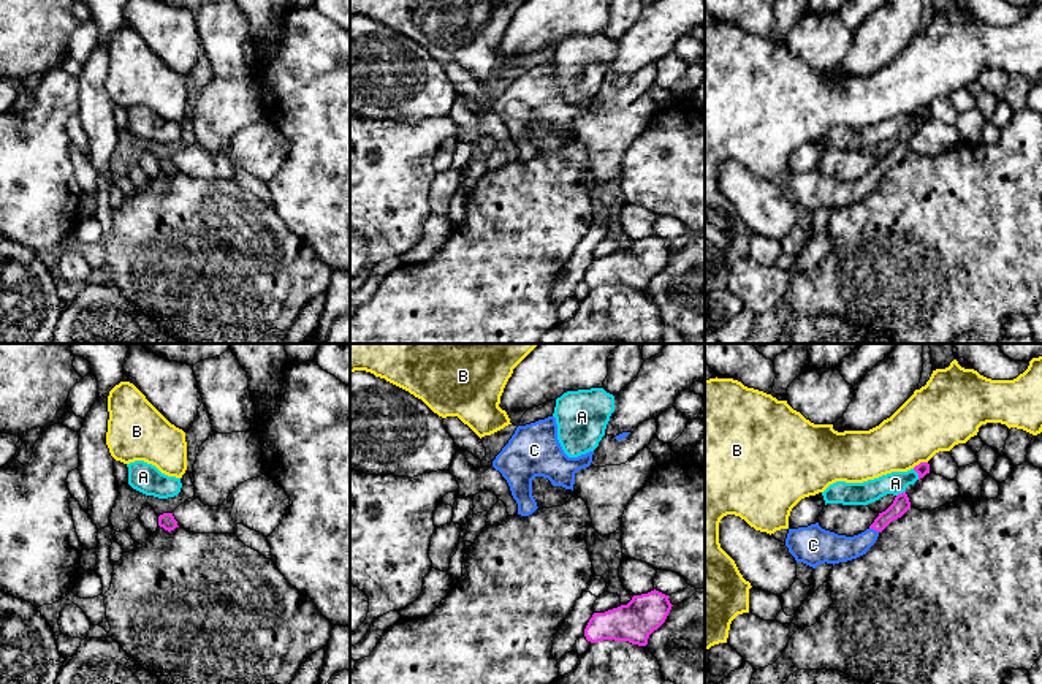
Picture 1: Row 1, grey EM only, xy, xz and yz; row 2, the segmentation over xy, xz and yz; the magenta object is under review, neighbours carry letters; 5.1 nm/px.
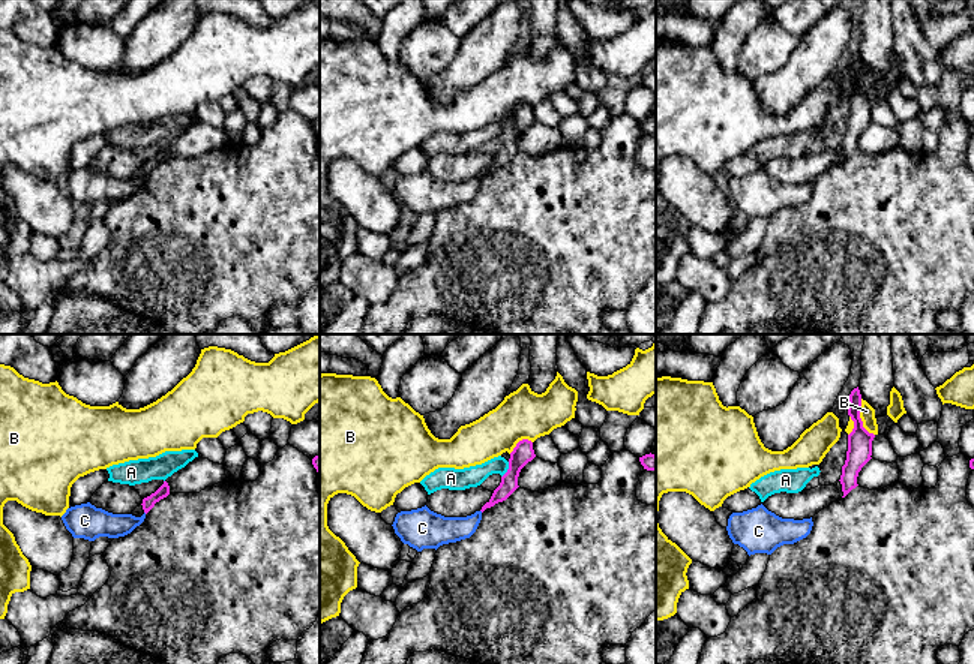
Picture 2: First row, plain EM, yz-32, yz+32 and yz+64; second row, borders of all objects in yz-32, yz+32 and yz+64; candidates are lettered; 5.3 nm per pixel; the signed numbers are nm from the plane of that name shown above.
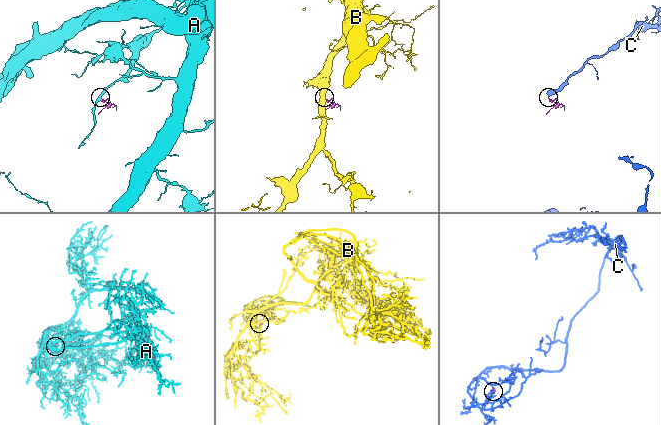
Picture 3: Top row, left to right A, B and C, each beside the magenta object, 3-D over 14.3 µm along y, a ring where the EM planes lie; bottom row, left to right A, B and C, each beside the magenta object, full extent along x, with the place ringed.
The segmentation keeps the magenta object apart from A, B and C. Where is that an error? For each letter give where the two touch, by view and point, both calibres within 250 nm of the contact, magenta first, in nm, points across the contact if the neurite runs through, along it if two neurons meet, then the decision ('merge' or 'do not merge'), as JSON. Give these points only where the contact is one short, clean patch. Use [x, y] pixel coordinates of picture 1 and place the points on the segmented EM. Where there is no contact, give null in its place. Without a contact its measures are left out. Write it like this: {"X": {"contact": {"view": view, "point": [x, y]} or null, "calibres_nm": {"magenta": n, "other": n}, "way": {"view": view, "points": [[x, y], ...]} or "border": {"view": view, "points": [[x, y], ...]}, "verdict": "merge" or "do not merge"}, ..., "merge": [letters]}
{"A": {"contact": {"view": "yz", "point": [917, 472]}, "calibres_nm": {"magenta": 70, "other": 120}, "border": {"view": "yz", "points": [[912, 469], [919, 478]]}, "verdict": "do not merge"}, "B": {"contact": {"view": "yz", "point": [919, 464]}, "calibres_nm": {"magenta": 70, "other": 340}, "border": {"view": "yz", "points": [[927, 461], [912, 467]]}, "verdict": "do not merge"}, "C": {"contact": {"view": "yz", "point": [874, 529]}, "calibres_nm": {"magenta": 90, "other": 160}, "way": {"view": "yz", "points": [[901, 504], [874, 529], [855, 547], [829, 547]]}, "verdict": "merge"}, "merge": ["C"]}

